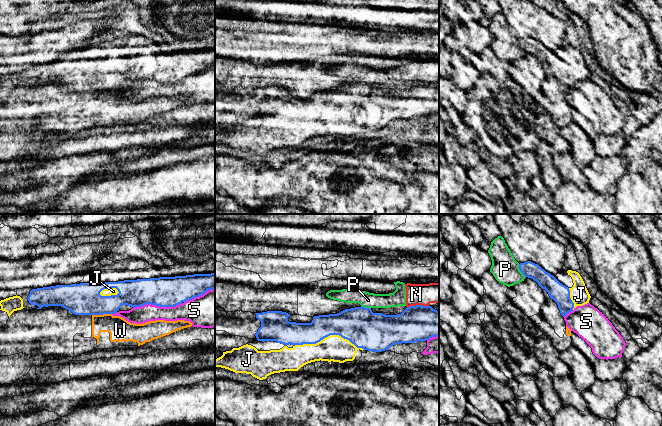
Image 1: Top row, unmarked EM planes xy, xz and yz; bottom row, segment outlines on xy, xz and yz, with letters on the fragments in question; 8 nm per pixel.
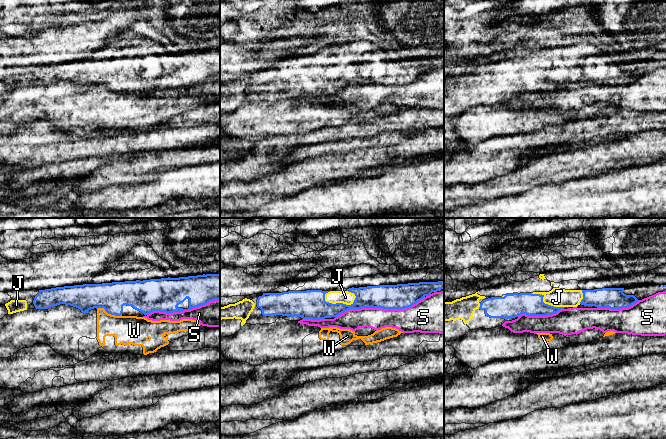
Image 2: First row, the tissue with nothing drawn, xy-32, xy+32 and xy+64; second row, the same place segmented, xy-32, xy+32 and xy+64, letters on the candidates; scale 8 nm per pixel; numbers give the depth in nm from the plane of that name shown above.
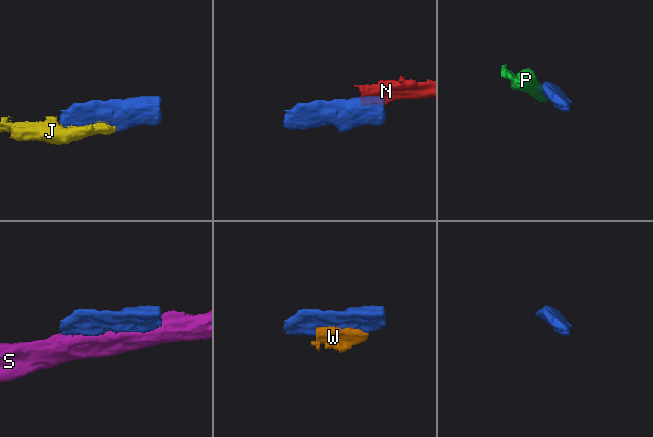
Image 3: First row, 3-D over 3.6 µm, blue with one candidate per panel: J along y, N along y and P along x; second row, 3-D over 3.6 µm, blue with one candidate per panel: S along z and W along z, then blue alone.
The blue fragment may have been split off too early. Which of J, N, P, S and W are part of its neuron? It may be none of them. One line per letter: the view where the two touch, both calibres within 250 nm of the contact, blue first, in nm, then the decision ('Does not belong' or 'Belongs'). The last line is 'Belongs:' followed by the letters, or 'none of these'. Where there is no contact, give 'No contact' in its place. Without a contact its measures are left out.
J: Touches blue in xz. Thickness 280 nm (blue) against 220 nm. Belongs
N: Touches blue in xz. Thickness 280 nm (blue) against 180 nm. Does not belong
P: Touches blue in yz. Thickness 140 nm (blue) against 220 nm. Does not belong
S: Touches blue in xy. Thickness 240 nm (blue) against 160 nm. Does not belong
W: Touches blue in xy. Thickness 260 nm (blue) against 180 nm. Does not belong
Belongs: J

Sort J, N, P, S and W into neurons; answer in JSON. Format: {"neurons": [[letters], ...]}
{"neurons": [["J"], ["N", "P"], ["S"], ["W"]]}

